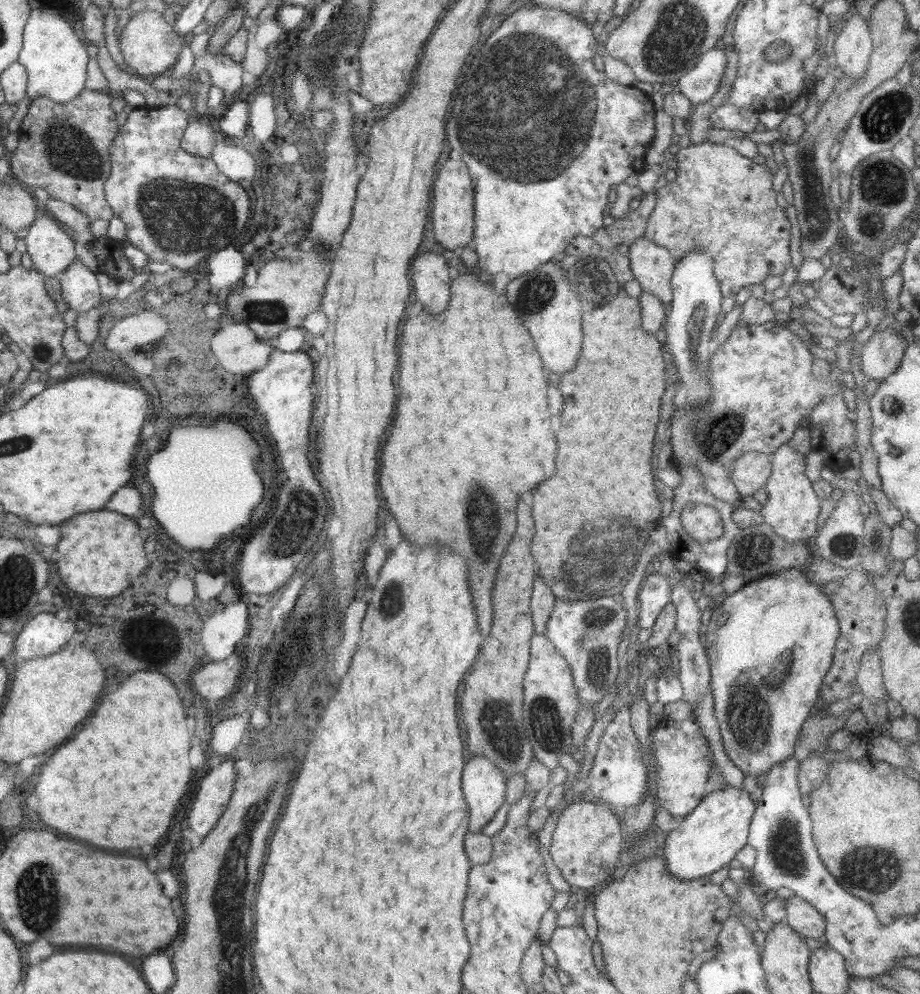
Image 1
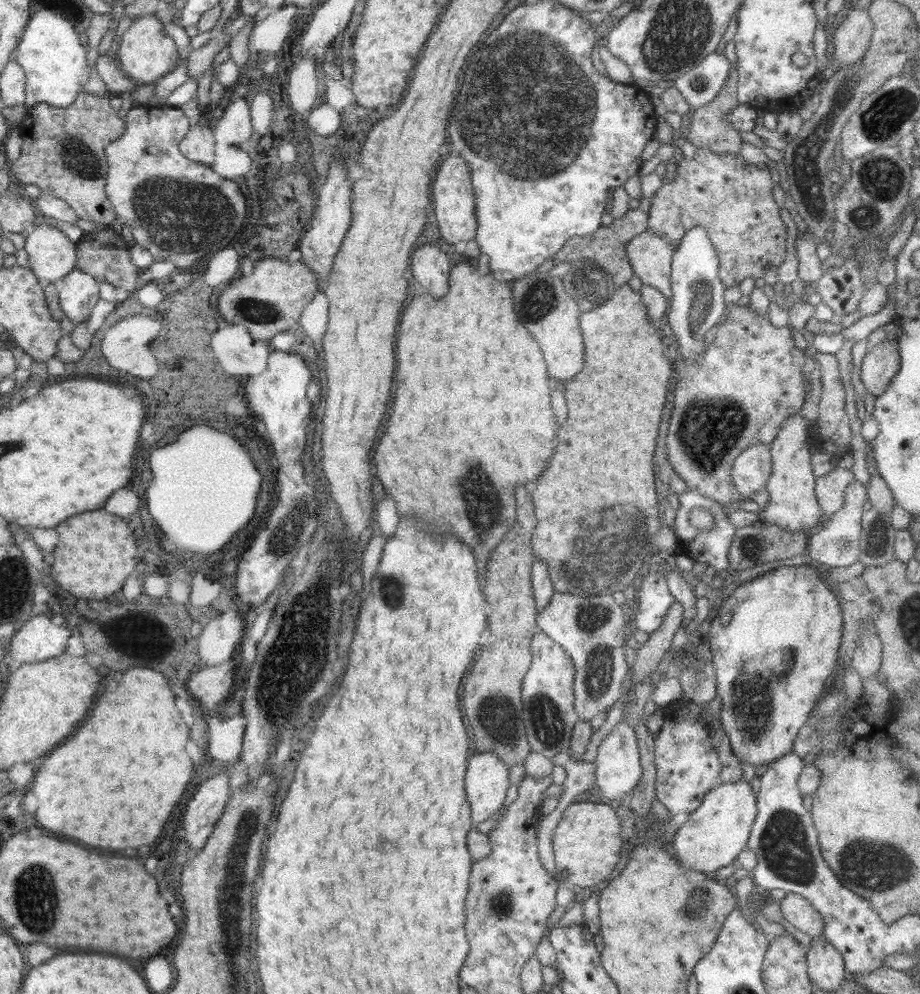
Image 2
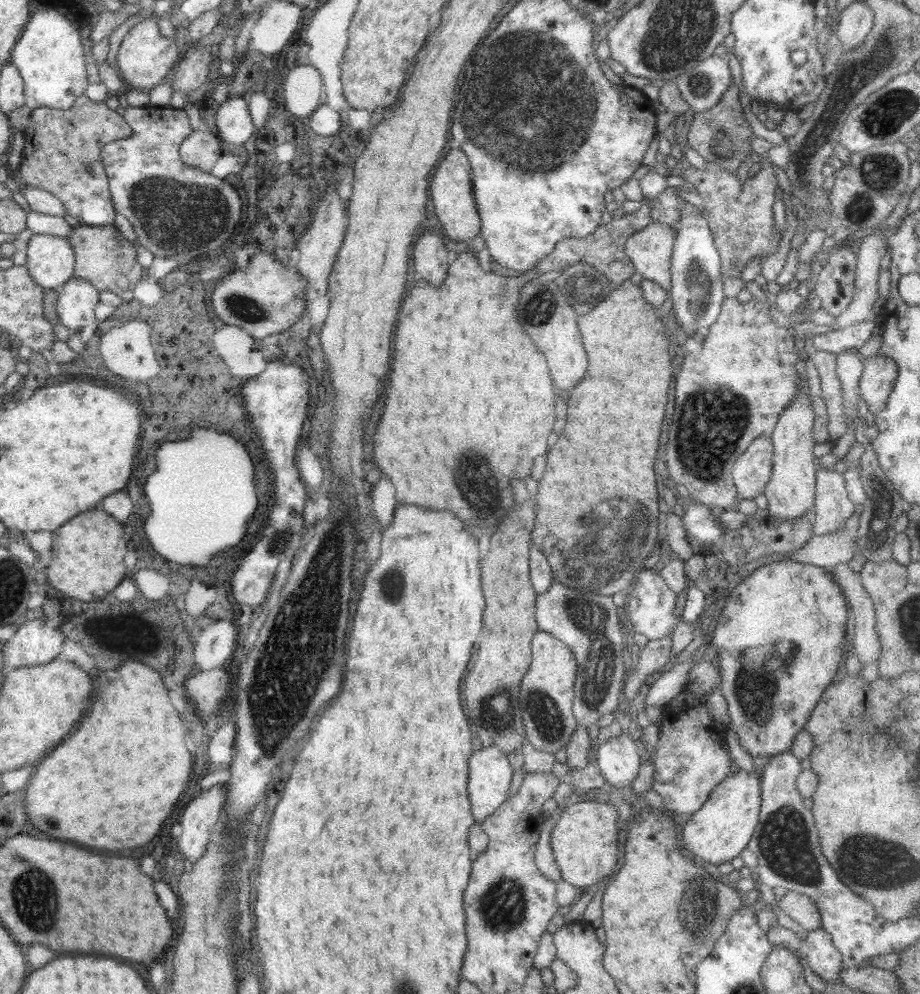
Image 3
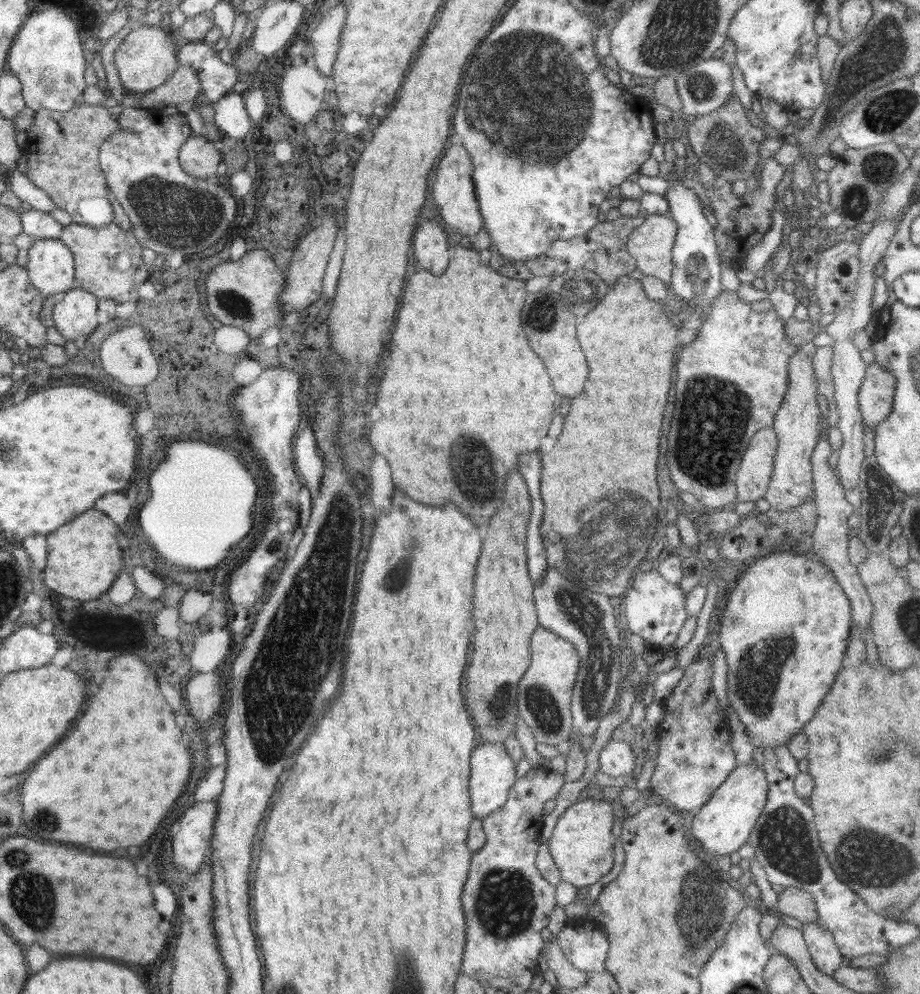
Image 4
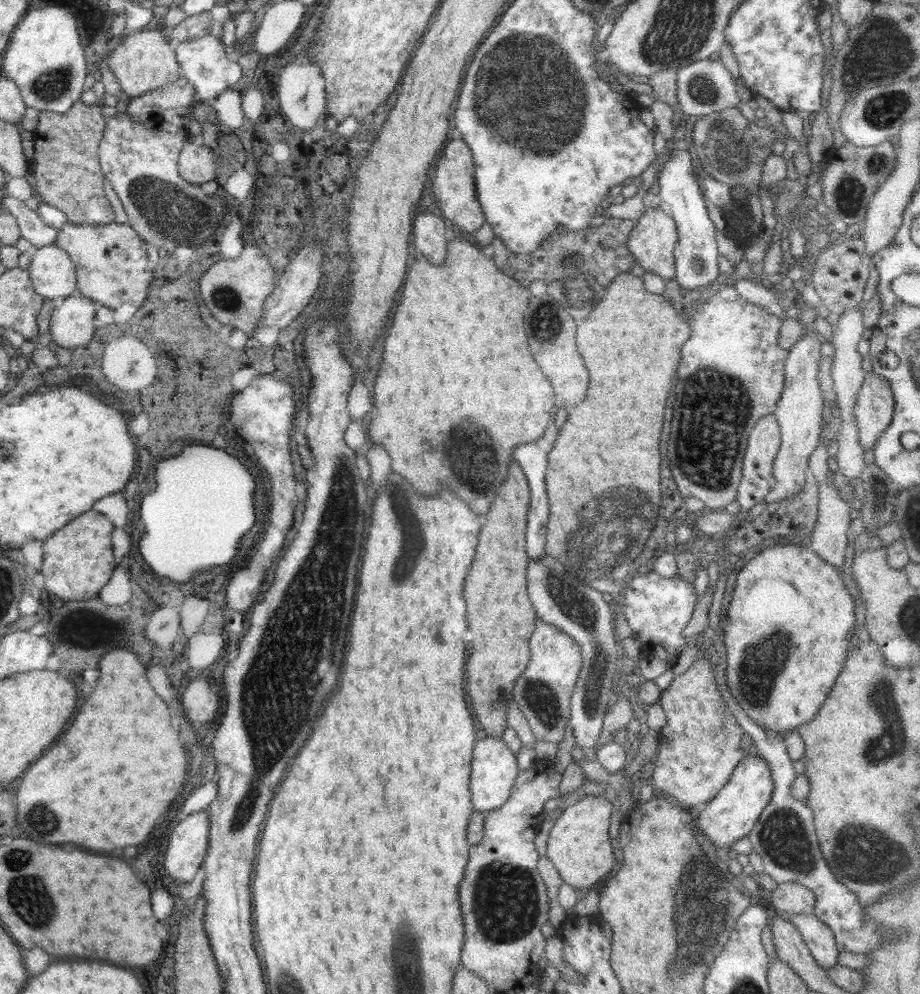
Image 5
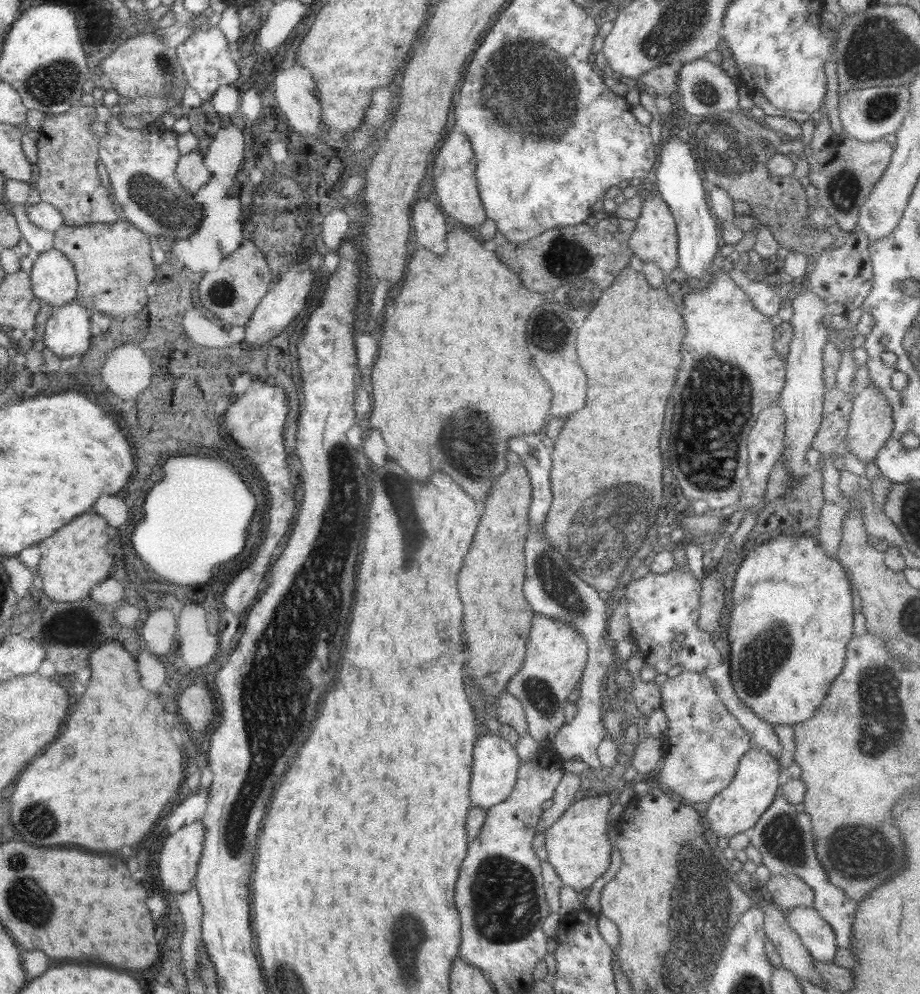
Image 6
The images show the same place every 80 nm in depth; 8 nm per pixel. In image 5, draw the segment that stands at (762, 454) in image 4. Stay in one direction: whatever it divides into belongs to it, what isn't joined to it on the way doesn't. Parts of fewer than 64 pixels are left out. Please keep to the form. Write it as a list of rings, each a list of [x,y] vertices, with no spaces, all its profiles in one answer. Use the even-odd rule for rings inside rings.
[[[768,413],[763,416],[754,430],[750,432],[750,438],[748,438],[748,450],[743,459],[742,464],[742,476],[740,485],[737,491],[737,502],[741,510],[750,510],[756,504],[760,504],[762,501],[766,501],[768,492],[774,480],[773,467],[774,460],[778,455],[778,450],[781,446],[781,434],[780,428],[778,428],[778,421],[774,413]]]

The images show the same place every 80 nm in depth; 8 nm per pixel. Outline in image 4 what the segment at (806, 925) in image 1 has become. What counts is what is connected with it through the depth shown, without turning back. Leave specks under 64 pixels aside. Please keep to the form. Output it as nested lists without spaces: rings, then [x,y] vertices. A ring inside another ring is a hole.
[[[785,887],[778,893],[777,908],[780,914],[793,917],[802,924],[819,923],[814,899],[809,892],[796,887]]]

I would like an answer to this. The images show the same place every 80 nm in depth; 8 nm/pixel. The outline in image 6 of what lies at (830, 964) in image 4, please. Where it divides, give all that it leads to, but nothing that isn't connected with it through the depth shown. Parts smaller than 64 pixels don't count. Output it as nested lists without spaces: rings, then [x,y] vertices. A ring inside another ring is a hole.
[[[804,906],[792,908],[787,922],[814,959],[825,963],[833,962],[837,952],[835,935],[830,924],[818,916],[816,909]]]

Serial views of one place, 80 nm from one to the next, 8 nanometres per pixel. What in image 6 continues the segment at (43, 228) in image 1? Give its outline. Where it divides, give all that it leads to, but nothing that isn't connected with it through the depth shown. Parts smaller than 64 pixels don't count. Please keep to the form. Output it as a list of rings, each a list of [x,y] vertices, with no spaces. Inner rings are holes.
[[[55,248],[35,254],[30,272],[31,289],[36,298],[55,308],[76,299],[77,276],[66,255]]]

